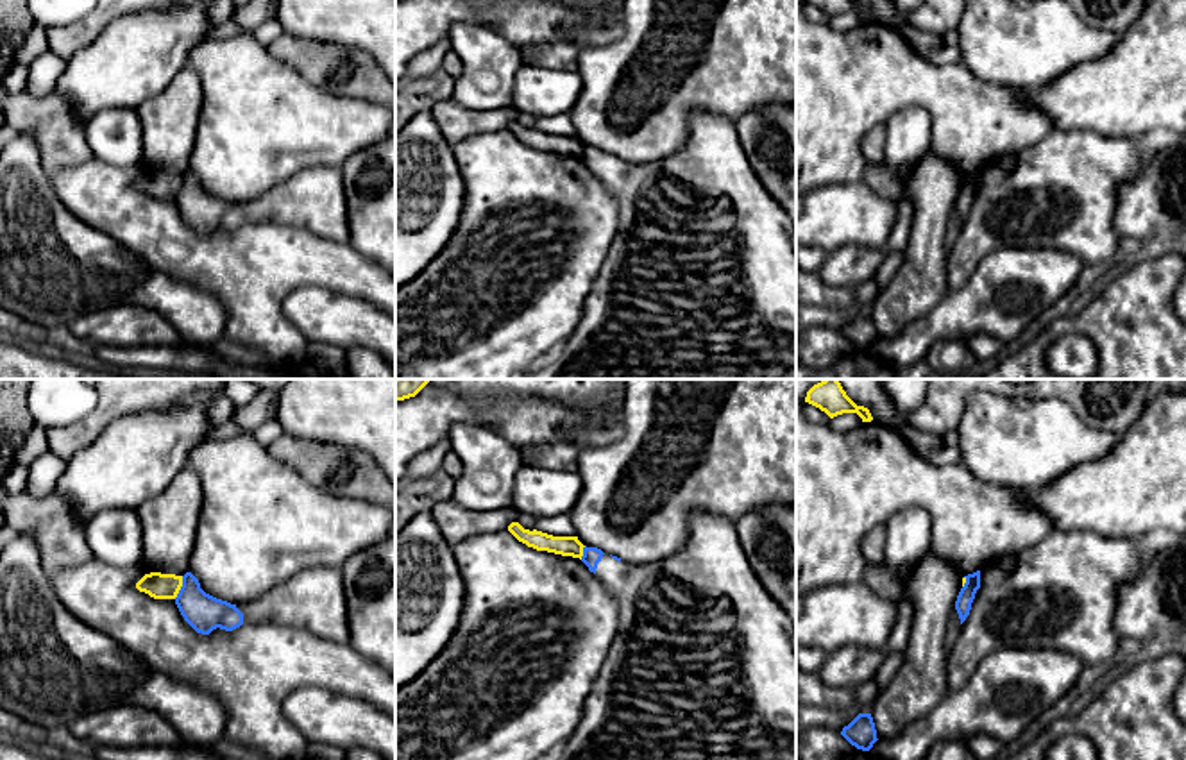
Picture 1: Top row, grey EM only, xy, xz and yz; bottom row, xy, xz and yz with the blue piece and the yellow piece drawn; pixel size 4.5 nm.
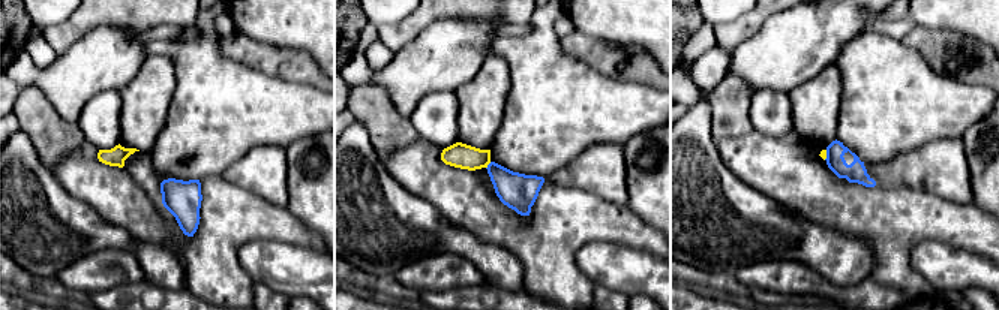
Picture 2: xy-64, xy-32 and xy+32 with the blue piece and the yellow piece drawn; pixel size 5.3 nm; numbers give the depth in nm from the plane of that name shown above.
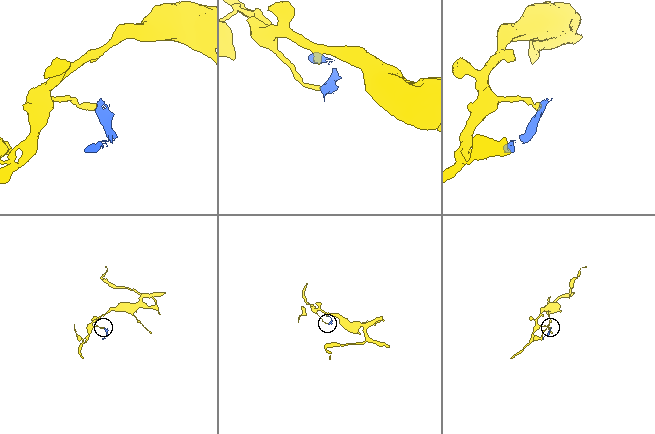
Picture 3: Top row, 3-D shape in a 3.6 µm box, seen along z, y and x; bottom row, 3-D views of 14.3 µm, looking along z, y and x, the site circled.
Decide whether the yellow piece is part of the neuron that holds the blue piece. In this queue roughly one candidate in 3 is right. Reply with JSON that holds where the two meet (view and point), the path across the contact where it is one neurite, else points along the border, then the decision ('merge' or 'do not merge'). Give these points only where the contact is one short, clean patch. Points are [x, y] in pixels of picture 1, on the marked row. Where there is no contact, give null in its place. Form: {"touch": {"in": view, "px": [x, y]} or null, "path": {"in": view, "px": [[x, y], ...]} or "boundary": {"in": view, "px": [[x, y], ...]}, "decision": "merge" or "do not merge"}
{"touch": {"in": "xy", "px": [181, 587]}, "boundary": {"in": "xy", "px": [[183, 576], [183, 585], [174, 598]]}, "decision": "do not merge"}

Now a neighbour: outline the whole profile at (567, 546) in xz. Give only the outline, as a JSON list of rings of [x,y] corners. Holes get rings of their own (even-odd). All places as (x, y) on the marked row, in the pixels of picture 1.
[[[512,522],[508,526],[508,531],[528,547],[533,547],[537,551],[547,551],[562,556],[572,556],[580,558],[583,556],[583,544],[578,540],[578,536],[553,536],[542,531],[529,531],[524,529],[519,522]]]

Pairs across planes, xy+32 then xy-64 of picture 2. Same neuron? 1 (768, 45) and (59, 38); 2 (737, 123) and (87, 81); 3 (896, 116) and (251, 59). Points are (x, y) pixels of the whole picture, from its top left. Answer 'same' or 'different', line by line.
1: different
2: different
3: different

